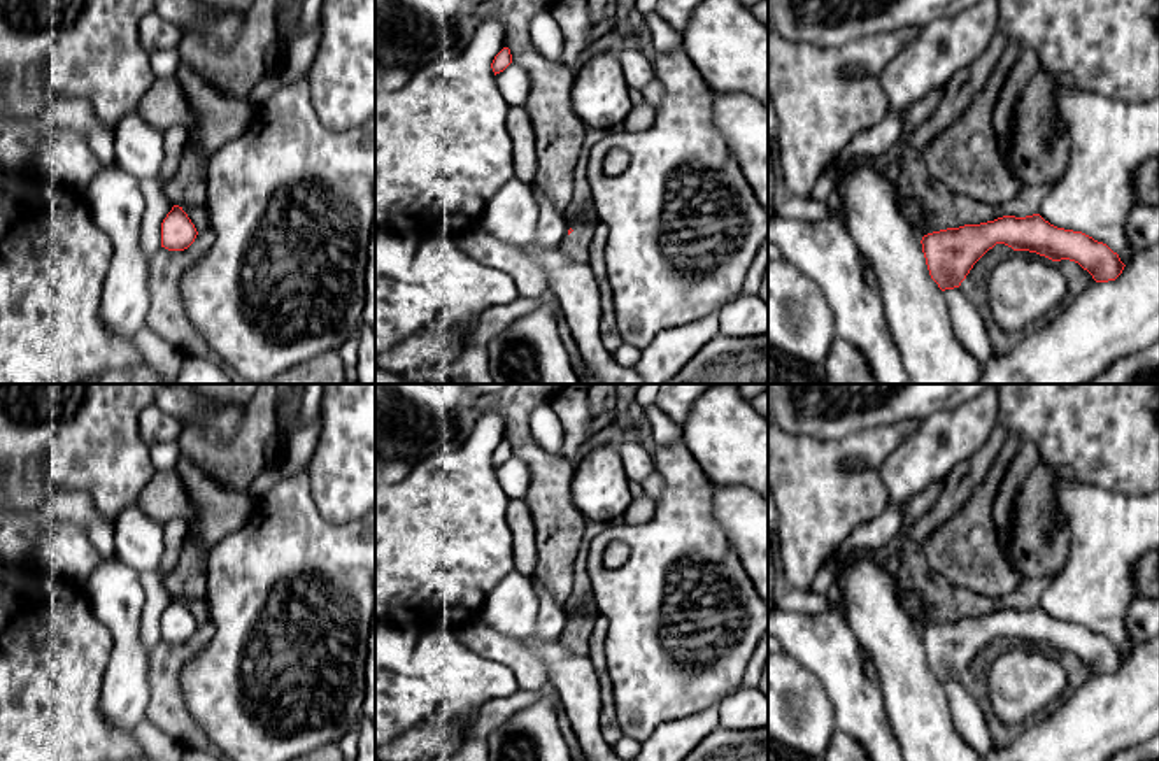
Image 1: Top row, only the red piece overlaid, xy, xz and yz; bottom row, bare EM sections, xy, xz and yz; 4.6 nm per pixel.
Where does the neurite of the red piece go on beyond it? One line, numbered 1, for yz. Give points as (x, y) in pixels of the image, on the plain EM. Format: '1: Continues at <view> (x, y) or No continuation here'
1: No continuation here

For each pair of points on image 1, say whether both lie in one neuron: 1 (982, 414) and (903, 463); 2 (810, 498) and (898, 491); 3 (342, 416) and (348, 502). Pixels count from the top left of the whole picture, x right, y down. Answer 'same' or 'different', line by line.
1: same
2: different
3: same

